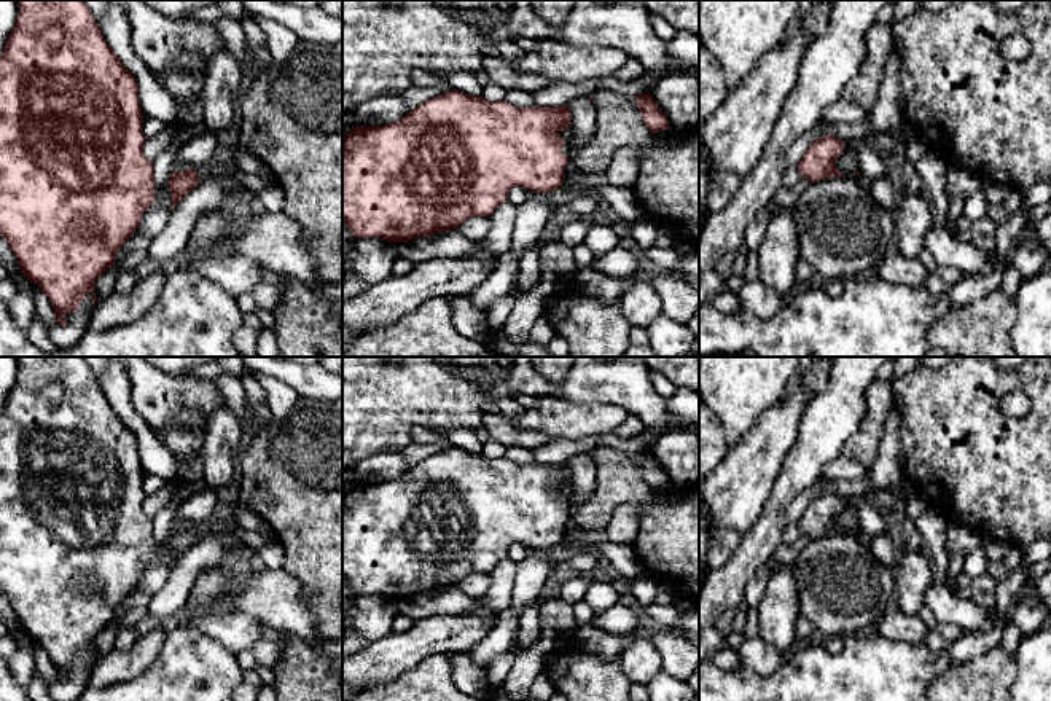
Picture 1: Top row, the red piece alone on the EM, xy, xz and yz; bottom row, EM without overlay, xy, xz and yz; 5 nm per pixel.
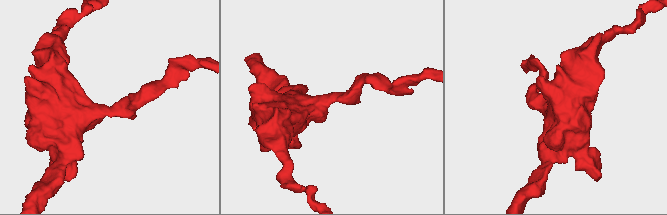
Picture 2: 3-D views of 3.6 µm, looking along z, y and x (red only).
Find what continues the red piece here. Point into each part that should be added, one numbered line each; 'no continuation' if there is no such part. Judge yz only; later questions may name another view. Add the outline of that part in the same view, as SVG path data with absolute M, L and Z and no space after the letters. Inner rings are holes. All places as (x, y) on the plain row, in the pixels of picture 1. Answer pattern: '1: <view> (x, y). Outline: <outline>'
no continuation

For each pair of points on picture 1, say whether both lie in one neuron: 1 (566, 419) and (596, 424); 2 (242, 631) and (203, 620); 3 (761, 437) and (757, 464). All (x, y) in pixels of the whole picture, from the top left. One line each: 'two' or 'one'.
1: one
2: one
3: one

